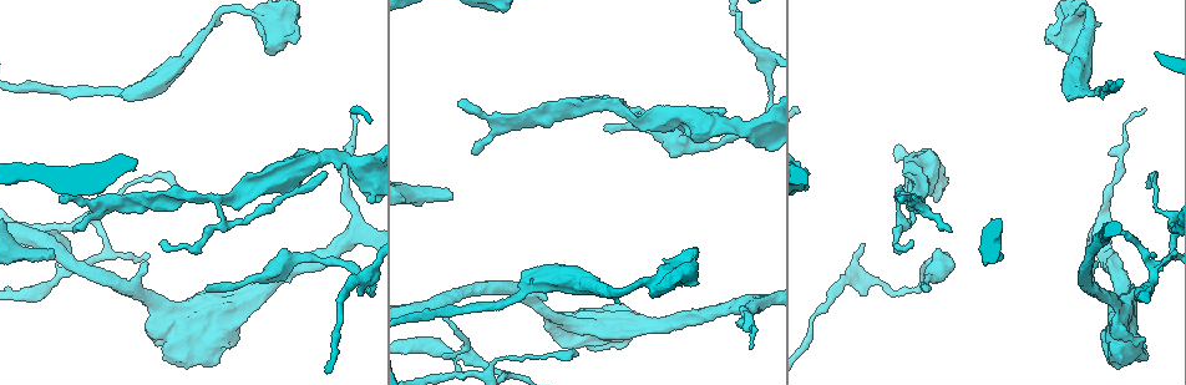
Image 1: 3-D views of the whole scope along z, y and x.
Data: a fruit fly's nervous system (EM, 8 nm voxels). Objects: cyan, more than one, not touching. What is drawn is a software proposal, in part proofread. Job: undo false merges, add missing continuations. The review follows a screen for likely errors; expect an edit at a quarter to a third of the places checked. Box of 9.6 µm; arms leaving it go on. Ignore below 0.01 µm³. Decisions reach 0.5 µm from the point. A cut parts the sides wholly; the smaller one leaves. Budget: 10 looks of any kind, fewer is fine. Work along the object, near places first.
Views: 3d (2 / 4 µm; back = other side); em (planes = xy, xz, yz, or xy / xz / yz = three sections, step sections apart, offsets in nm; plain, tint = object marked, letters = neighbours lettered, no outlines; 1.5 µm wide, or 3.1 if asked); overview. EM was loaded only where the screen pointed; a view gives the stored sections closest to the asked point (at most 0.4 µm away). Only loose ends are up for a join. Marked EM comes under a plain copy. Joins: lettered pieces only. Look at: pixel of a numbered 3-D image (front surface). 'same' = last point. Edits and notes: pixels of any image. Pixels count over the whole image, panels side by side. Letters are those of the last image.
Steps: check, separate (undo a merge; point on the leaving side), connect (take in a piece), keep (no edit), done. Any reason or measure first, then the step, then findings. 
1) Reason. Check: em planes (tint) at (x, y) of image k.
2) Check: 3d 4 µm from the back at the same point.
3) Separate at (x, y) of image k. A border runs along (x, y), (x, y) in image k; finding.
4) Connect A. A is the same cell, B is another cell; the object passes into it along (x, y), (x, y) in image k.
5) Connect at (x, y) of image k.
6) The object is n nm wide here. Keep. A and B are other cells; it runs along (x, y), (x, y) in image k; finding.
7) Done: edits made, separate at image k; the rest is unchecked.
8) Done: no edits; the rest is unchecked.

Check: 3d 2 µm at (367, 201) of image 1.

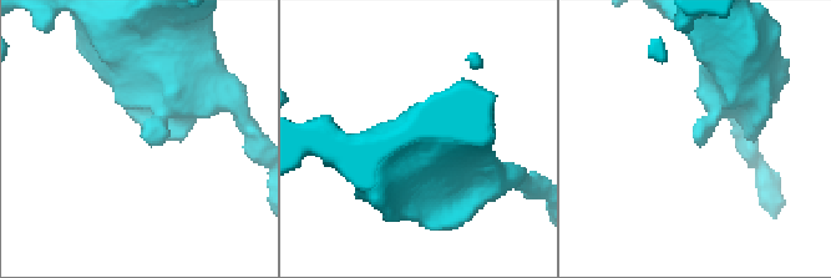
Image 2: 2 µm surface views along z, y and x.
Check: em yz step 8 (letters) at (150, 144) of image 2.

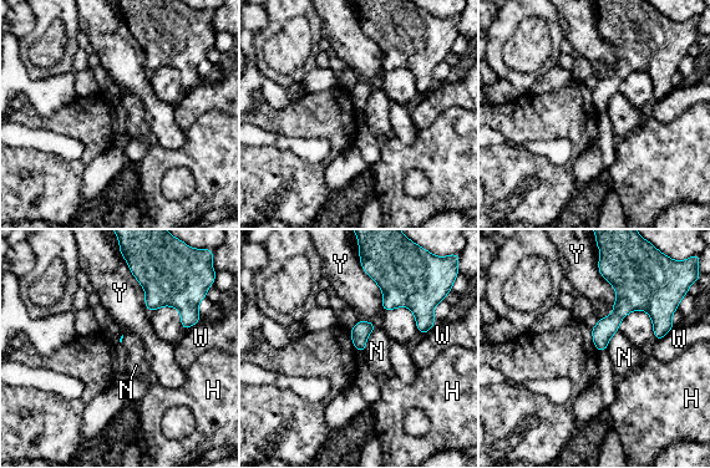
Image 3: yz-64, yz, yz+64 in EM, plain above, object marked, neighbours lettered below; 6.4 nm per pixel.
Keep. H, N, W and Y are other cells; a border runs along (376, 325), (369, 335), (363, 351) in image 3; no lettered piece goes on from it.

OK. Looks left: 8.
Thick turns thin. Check: em planes (tint) at (301, 257) of image 1.

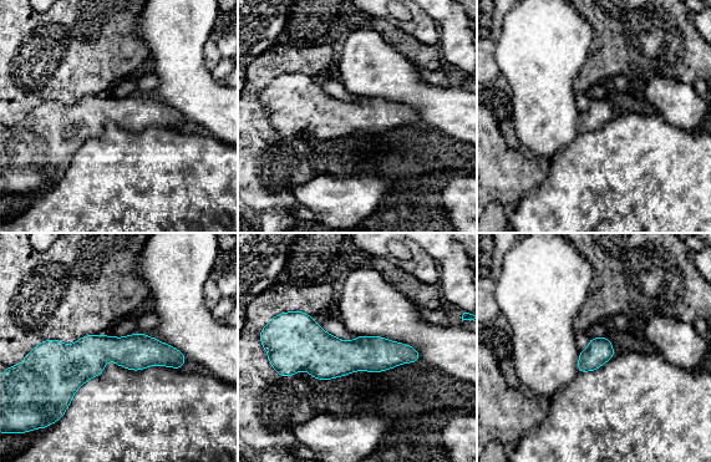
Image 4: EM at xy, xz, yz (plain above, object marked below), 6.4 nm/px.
What lies round it. Check: em planes (letters) at the same point.

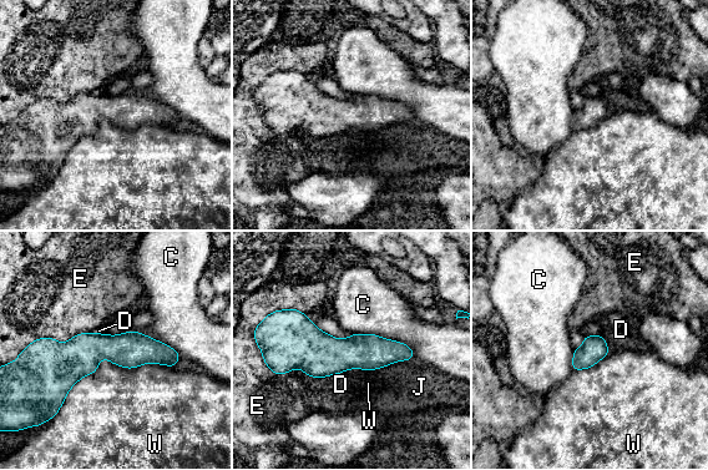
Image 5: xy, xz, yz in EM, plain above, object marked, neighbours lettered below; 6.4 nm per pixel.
Keep. C, D, E, J and W are other cells; it runs along (38, 344), (146, 349), (175, 358) in image 5; one neuron here.

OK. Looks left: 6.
An open end. Check: 3d 4 µm at (54, 259) of image 1.

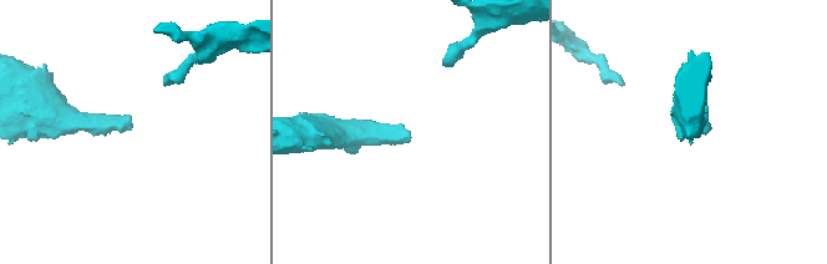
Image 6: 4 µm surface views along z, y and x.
Check: em xz step 4 (letters) at (131, 127) of image 6.

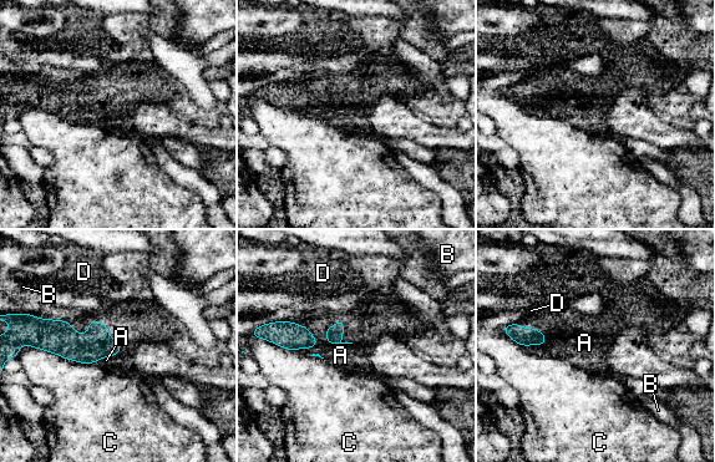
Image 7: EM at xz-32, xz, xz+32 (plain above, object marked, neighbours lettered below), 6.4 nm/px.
Check: em planes (letters) at the same point.

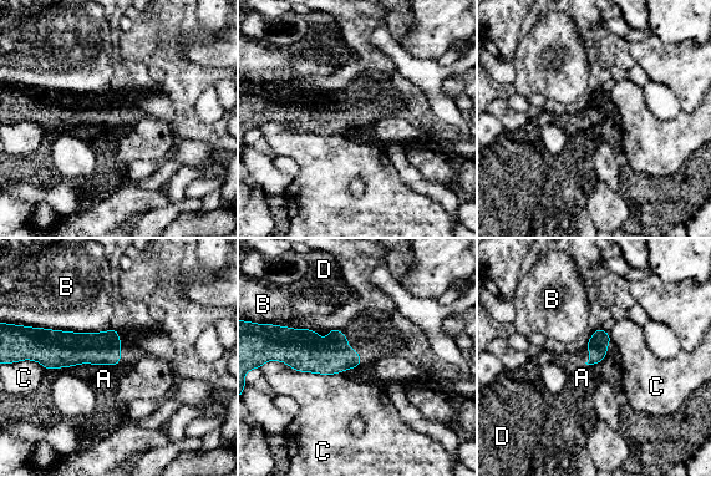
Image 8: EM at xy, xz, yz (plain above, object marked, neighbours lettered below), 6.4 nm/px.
Connect A. A is the same cell, B, C and D are other cells; the neuron continues.

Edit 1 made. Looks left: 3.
See it whole again. Check: overview.

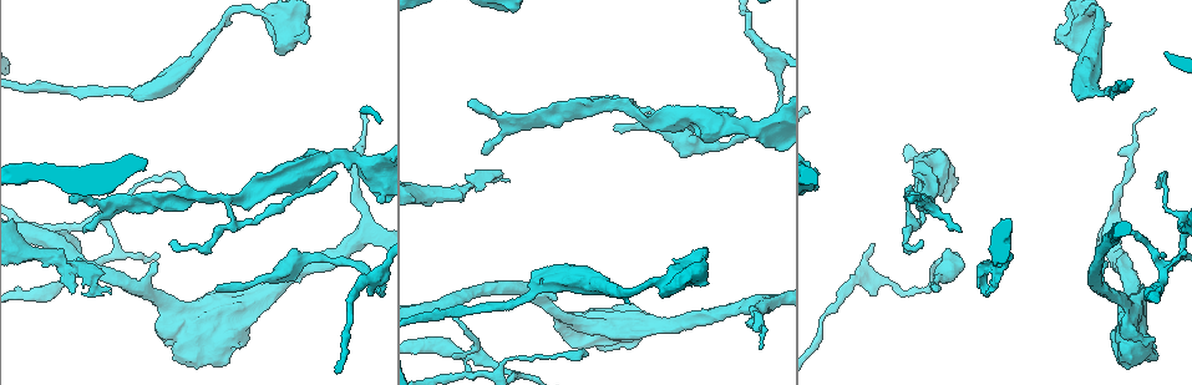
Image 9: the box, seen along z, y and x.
Tapers out. Check: em yz step 8 (tint) at (172, 243) of image 9.

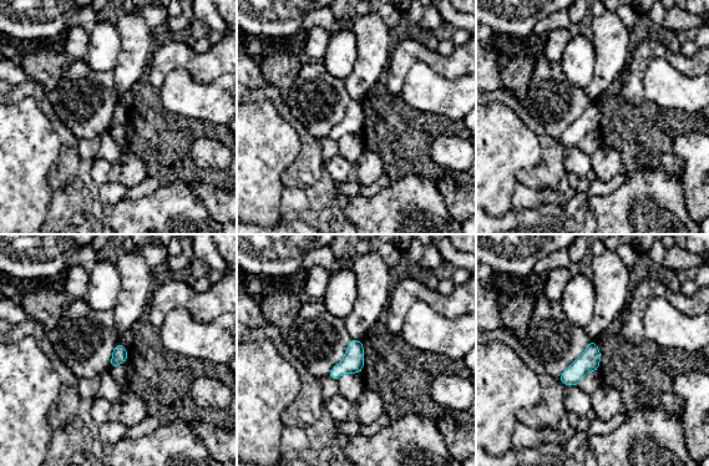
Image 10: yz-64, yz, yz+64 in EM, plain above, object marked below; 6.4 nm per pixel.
Check: em planes (letters) at the same point.

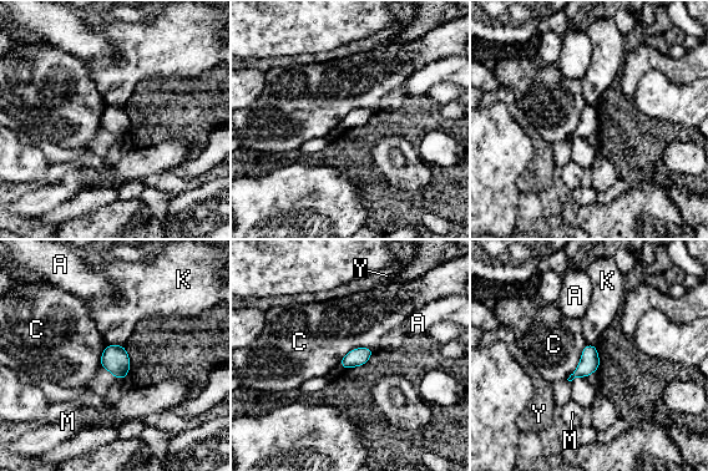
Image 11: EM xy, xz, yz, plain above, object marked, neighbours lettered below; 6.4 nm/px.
Keep. A, C, K, M and Y are other cells; a border runs along (374, 350), (352, 349), (339, 363) in image 11; no lettered piece goes on from it.

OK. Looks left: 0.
Done: edits made, connect at image 8; the rest is unchecked.

